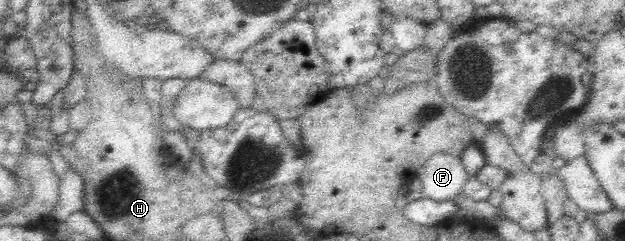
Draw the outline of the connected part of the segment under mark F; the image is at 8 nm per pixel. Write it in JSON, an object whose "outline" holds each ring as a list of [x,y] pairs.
{"outline":[[[447,153],[434,154],[419,170],[422,197],[436,202],[456,203],[470,178],[461,159]]]}

